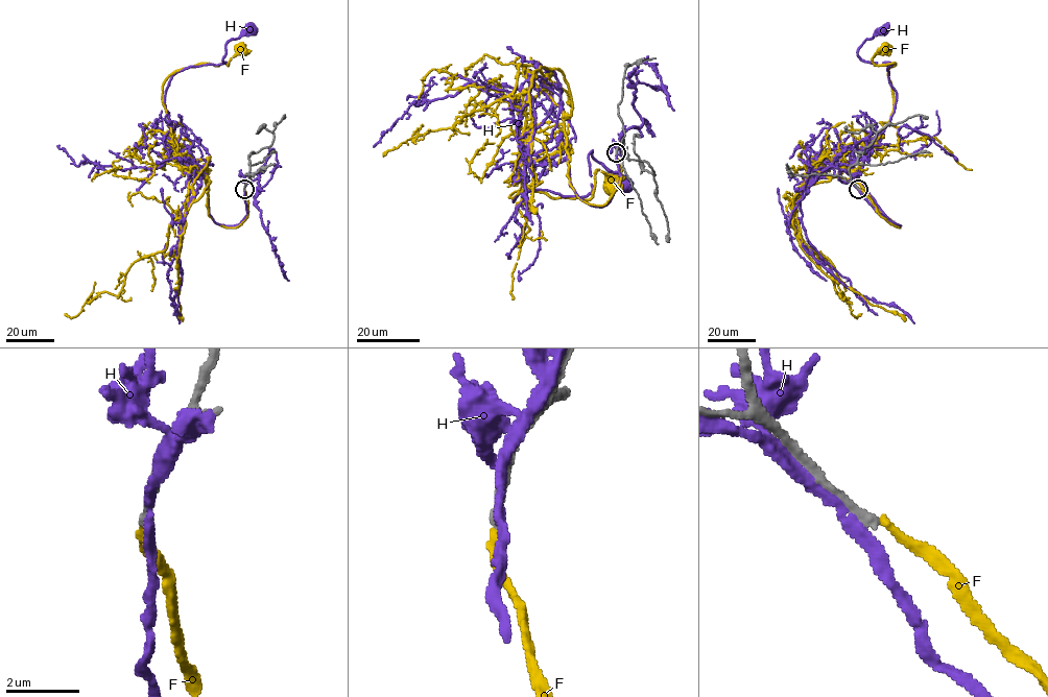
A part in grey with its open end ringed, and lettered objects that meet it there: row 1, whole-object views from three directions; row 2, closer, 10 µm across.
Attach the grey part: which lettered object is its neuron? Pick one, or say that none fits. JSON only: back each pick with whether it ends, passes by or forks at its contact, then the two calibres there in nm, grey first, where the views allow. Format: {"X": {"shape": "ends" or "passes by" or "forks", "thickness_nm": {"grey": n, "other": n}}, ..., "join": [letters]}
{"join": []}

